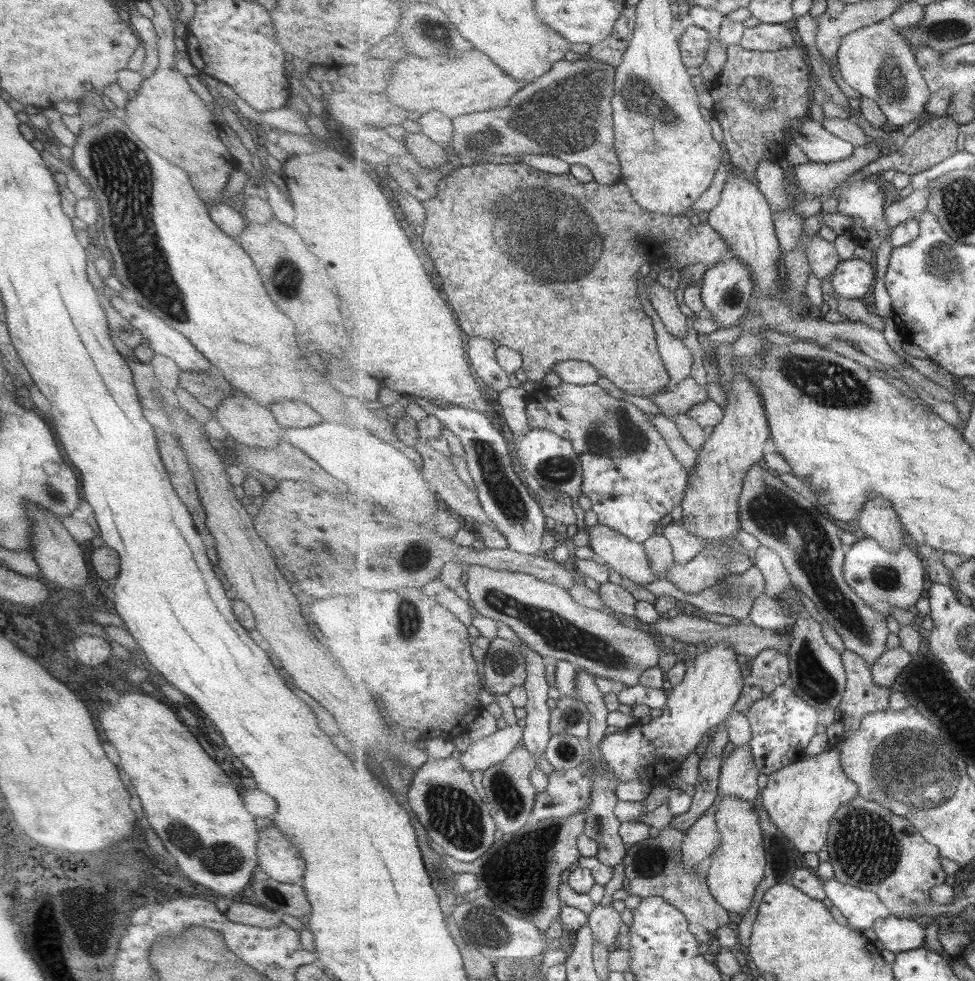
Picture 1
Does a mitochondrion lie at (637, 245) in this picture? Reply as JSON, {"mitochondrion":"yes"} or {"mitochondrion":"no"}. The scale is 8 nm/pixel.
{"mitochondrion":"no"}

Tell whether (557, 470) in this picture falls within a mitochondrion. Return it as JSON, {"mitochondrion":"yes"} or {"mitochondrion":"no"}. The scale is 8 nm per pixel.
{"mitochondrion":"yes"}

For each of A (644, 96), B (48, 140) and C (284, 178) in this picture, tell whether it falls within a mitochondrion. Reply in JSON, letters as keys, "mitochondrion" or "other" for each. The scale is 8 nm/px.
{"A":"mitochondrion","B":"other","C":"other"}

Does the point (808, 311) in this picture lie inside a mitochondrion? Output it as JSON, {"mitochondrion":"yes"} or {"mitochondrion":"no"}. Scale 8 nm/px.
{"mitochondrion":"no"}

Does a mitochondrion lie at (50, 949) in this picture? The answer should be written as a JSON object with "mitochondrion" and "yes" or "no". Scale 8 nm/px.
{"mitochondrion":"no"}

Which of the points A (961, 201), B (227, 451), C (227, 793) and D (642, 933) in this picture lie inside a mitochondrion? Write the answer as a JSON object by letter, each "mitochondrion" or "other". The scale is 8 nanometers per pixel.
{"A":"mitochondrion","B":"other","C":"other","D":"other"}

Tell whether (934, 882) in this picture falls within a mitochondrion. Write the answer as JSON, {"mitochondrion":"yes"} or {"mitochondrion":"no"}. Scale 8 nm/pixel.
{"mitochondrion":"no"}

